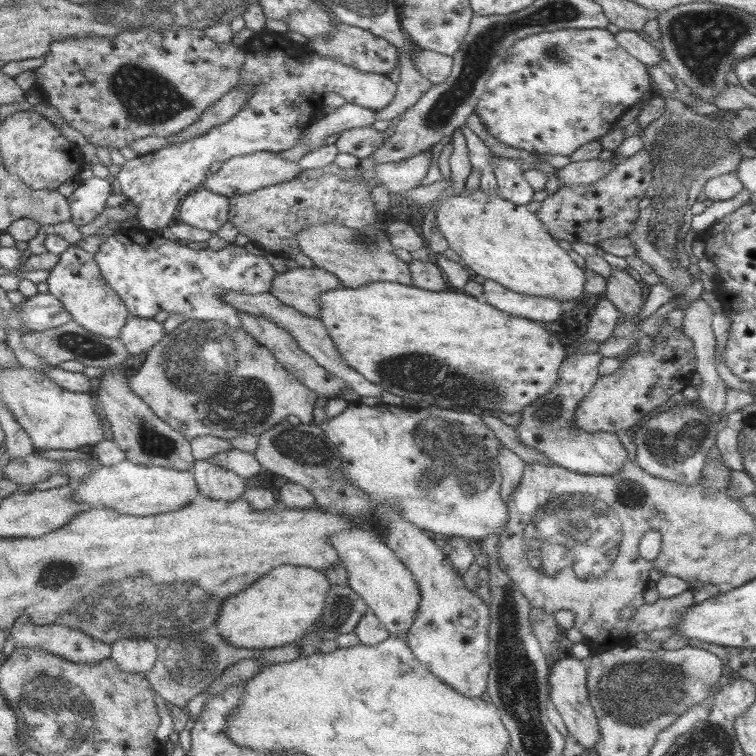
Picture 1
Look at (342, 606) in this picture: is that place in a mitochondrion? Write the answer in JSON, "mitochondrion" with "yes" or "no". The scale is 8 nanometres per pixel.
{"mitochondrion":"yes"}

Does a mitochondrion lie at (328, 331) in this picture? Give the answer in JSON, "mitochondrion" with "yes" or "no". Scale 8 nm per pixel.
{"mitochondrion":"no"}

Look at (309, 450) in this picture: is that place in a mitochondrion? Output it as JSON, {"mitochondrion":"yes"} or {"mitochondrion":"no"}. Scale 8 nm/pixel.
{"mitochondrion":"yes"}

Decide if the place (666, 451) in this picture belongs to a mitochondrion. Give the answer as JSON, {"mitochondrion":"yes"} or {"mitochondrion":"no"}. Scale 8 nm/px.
{"mitochondrion":"yes"}

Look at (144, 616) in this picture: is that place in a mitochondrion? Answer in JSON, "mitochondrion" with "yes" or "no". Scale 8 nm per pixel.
{"mitochondrion":"yes"}

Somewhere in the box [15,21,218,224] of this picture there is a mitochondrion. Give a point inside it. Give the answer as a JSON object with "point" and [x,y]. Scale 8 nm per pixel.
{"point":[143,97]}

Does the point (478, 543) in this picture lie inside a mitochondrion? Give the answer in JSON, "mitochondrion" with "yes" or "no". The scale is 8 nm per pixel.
{"mitochondrion":"no"}

